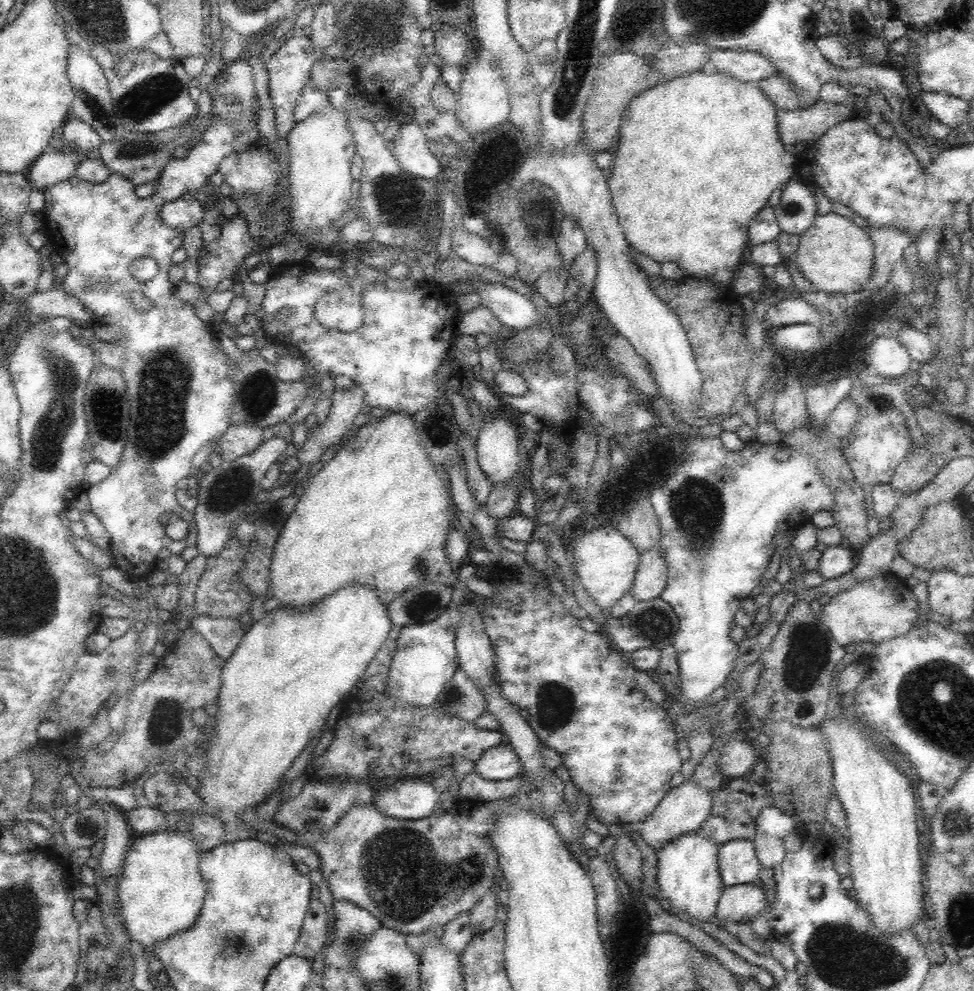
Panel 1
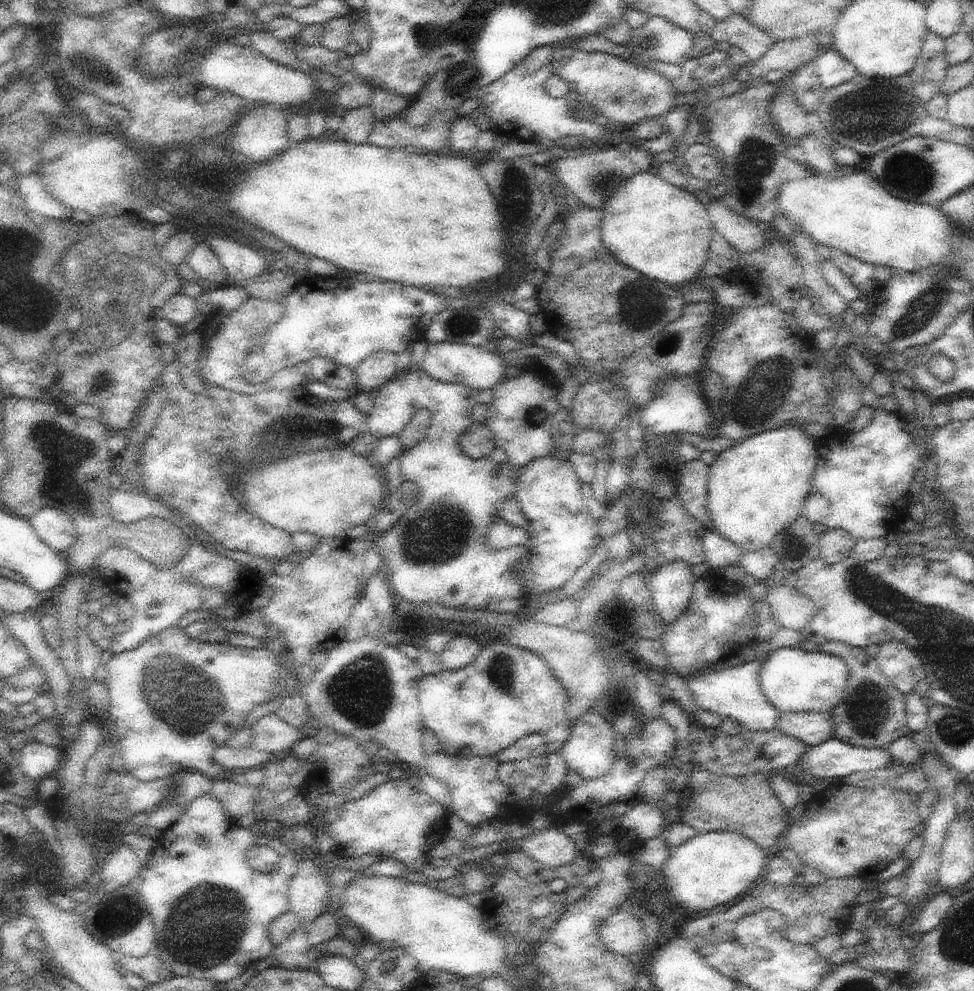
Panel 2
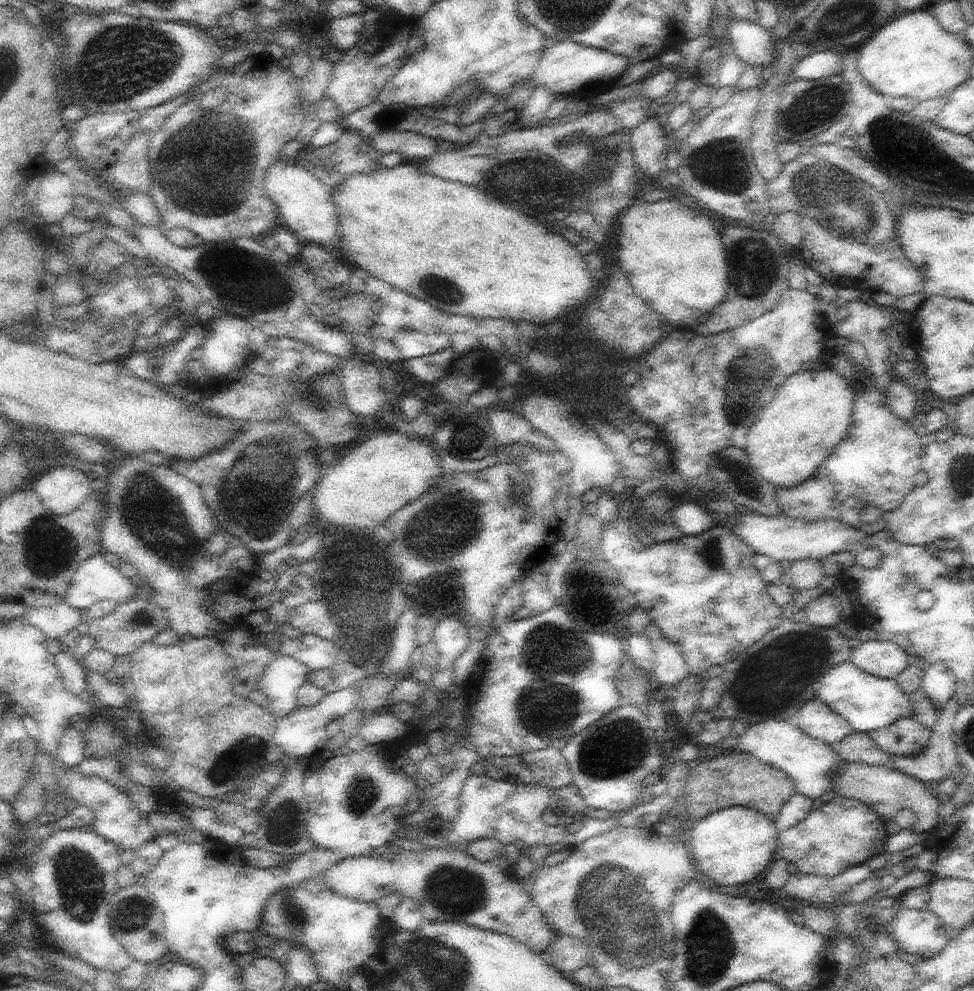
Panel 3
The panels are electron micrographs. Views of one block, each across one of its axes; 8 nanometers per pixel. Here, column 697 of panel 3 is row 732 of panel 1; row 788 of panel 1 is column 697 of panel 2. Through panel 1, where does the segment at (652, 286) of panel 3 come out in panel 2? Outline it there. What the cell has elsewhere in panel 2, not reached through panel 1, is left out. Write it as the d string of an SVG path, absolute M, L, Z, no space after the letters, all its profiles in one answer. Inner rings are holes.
M647 170L619 184L601 212L603 246L621 264L681 290L699 278L715 230L707 208L701 206L695 194L689 194Z

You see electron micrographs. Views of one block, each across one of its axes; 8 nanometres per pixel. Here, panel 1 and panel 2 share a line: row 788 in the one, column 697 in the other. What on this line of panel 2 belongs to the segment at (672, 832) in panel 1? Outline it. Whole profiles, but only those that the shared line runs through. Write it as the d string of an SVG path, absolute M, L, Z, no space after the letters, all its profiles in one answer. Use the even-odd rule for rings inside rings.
M779 628L779 632L775 636L771 636L771 640L765 640L765 642L759 644L759 650L755 650L755 658L751 662L745 662L741 666L733 666L733 668L719 668L719 670L709 670L707 668L707 670L695 672L691 678L685 680L689 690L691 690L691 696L693 696L695 704L701 710L713 712L717 716L723 716L723 718L731 716L745 730L751 730L751 732L773 730L777 726L777 720L779 720L781 714L777 712L777 708L771 706L767 696L761 692L759 672L761 672L761 666L765 664L765 660L773 652L777 652L779 648L797 648L799 642L803 642L803 638L797 630Z

